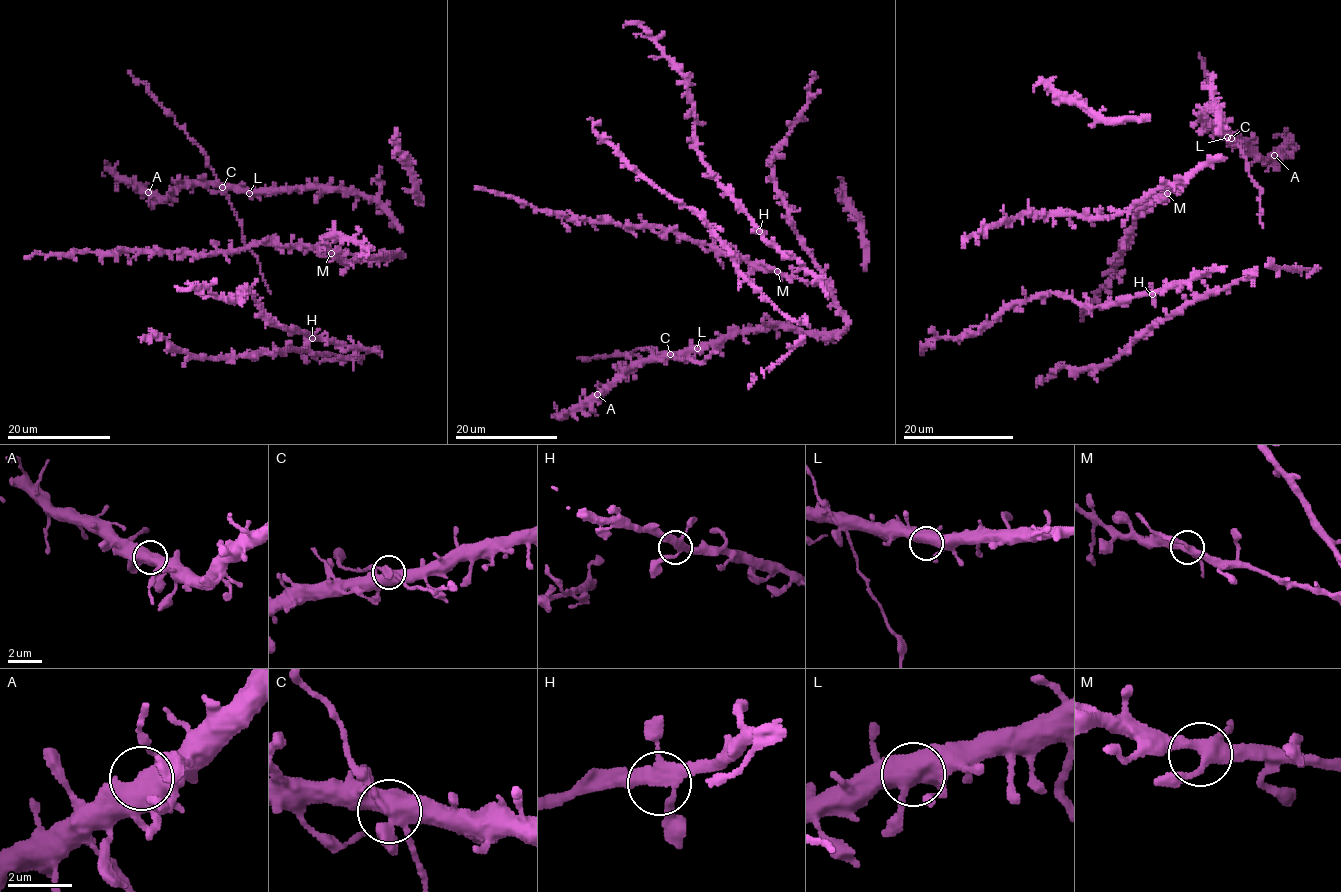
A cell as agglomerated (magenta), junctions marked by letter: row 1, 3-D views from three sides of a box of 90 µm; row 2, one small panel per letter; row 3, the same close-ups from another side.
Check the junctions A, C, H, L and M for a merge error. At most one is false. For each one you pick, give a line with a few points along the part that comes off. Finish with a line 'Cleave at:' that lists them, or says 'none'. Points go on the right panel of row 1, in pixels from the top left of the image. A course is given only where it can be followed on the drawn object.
Cleave at: none

